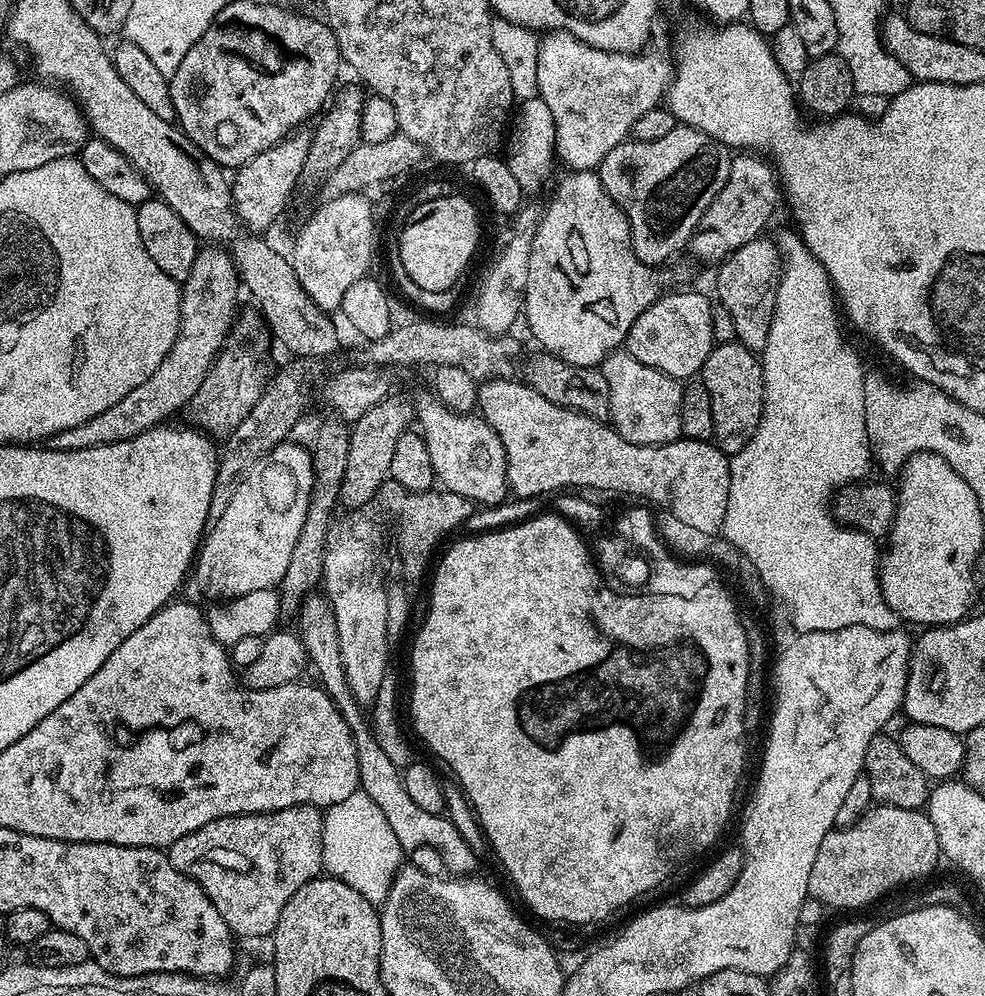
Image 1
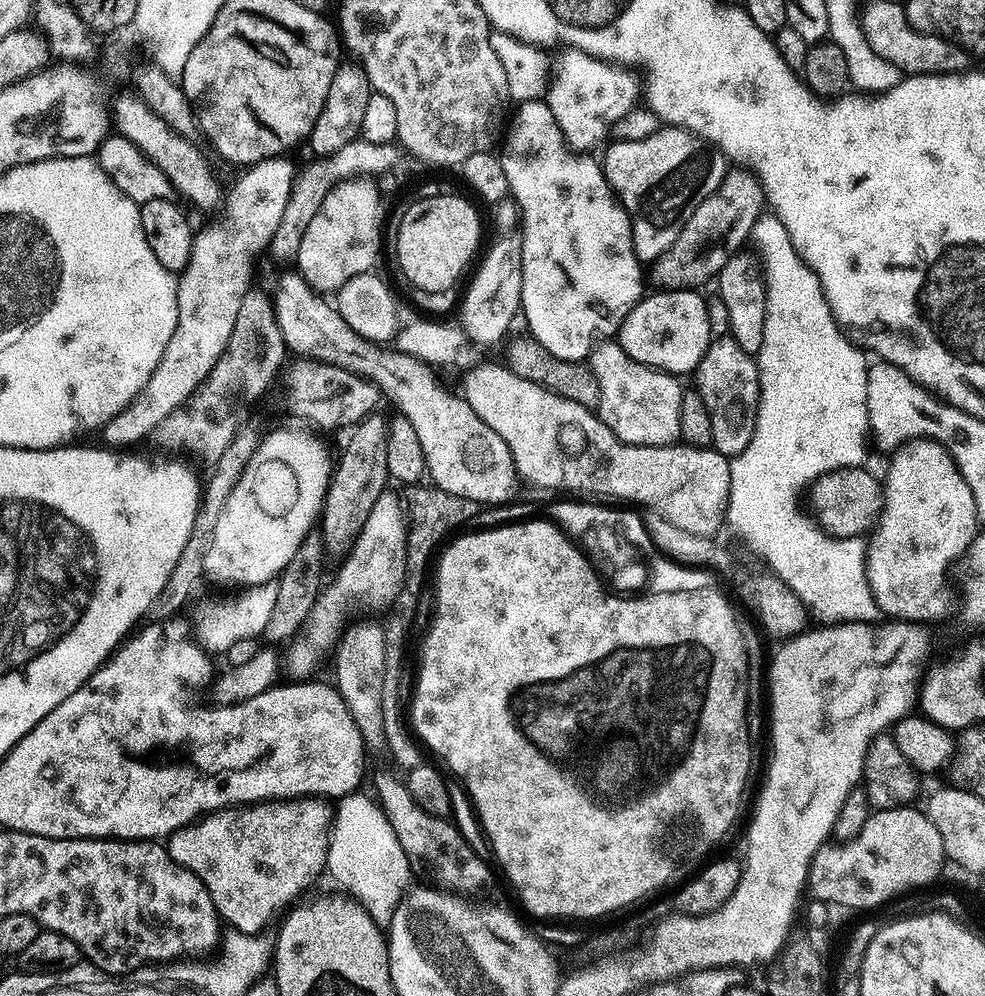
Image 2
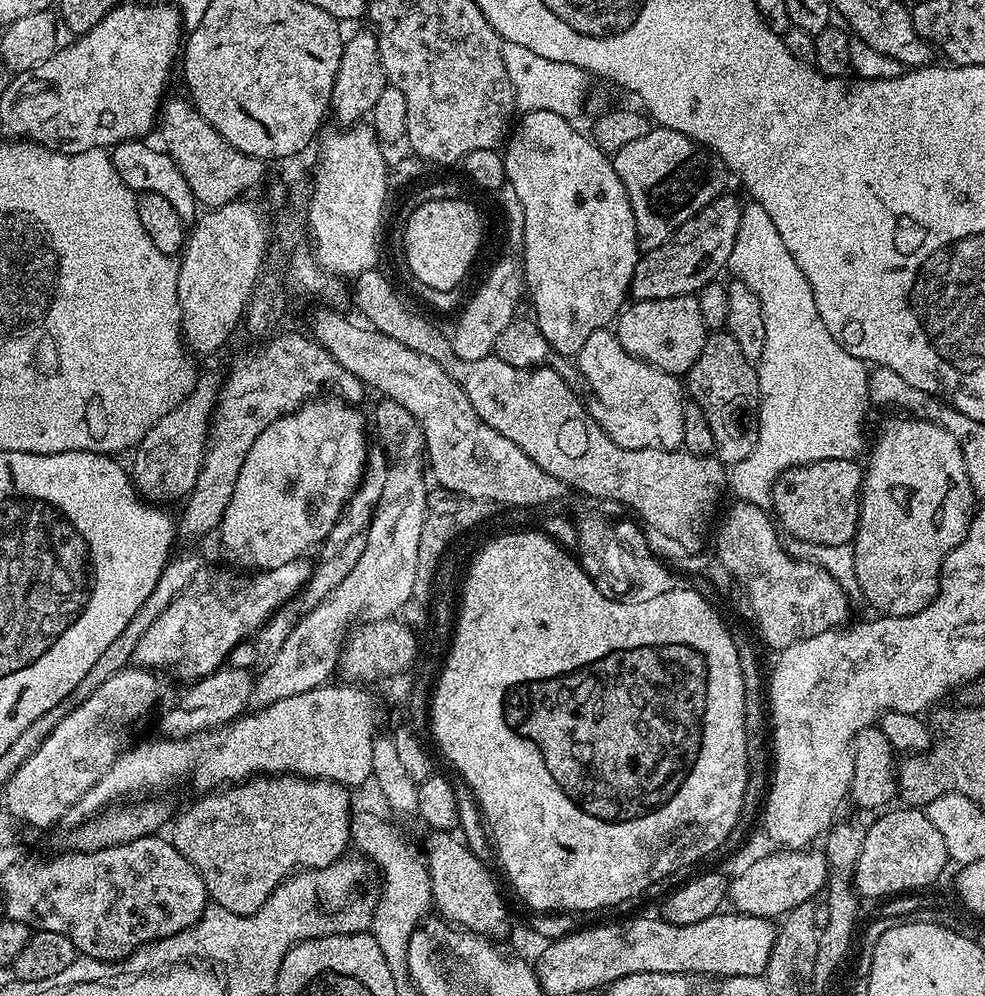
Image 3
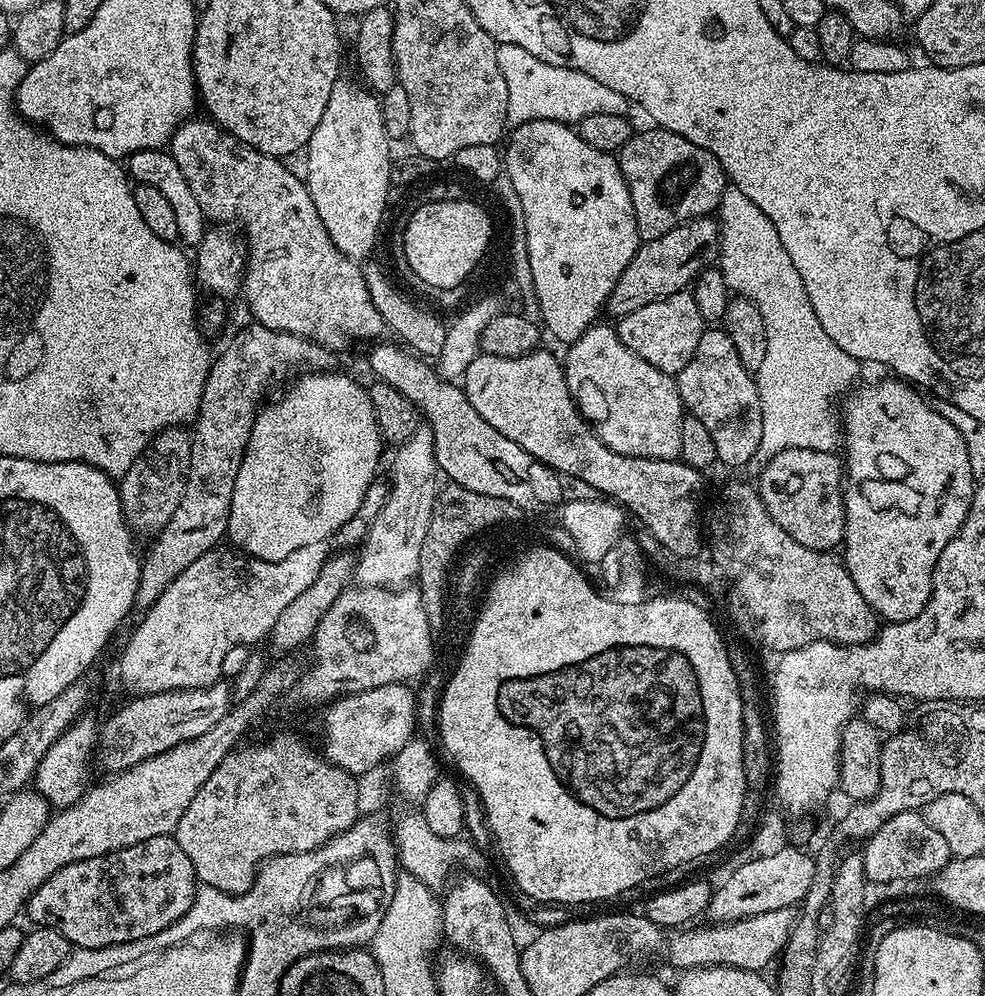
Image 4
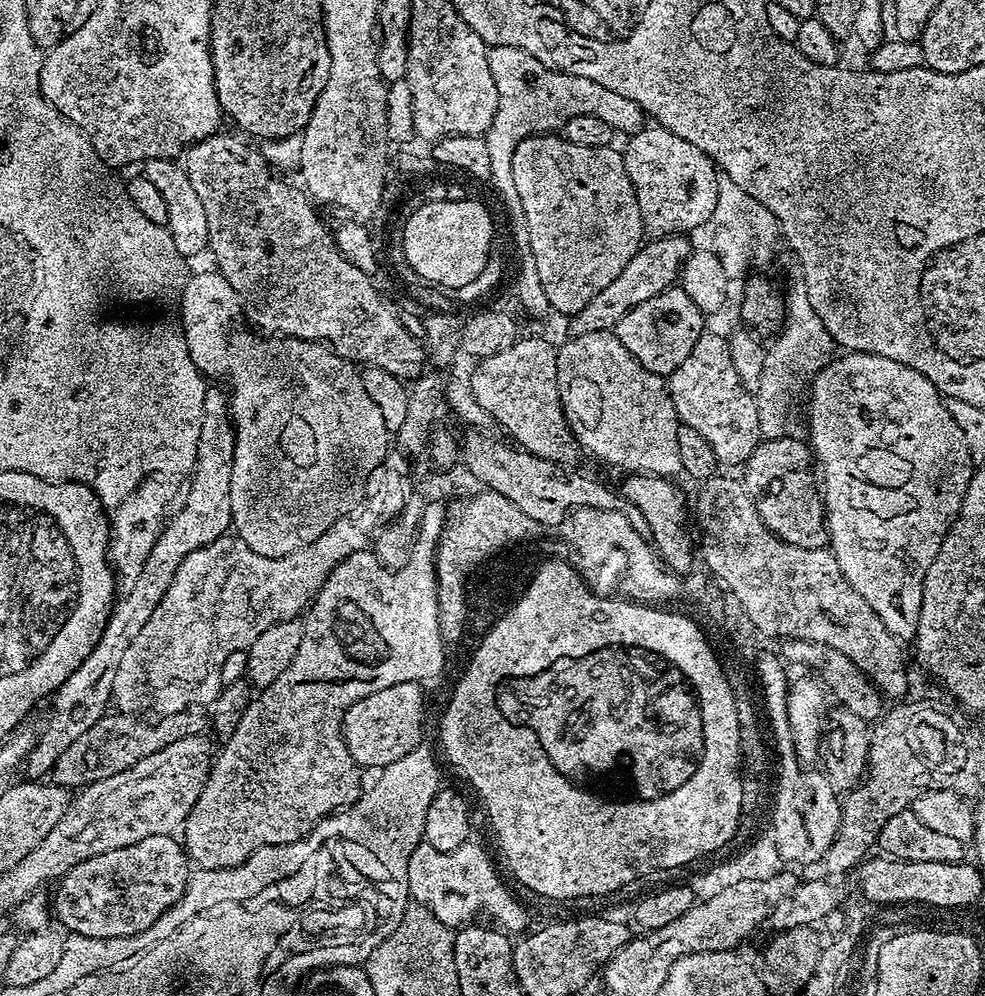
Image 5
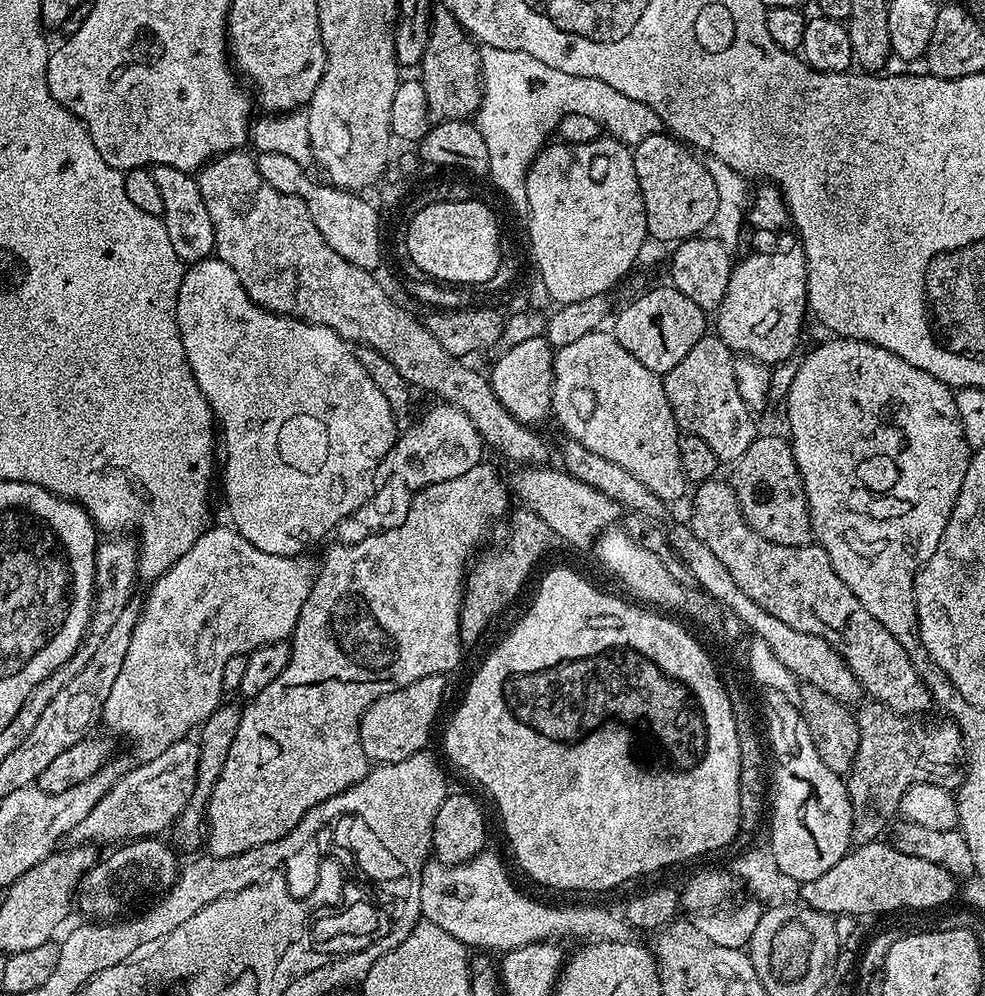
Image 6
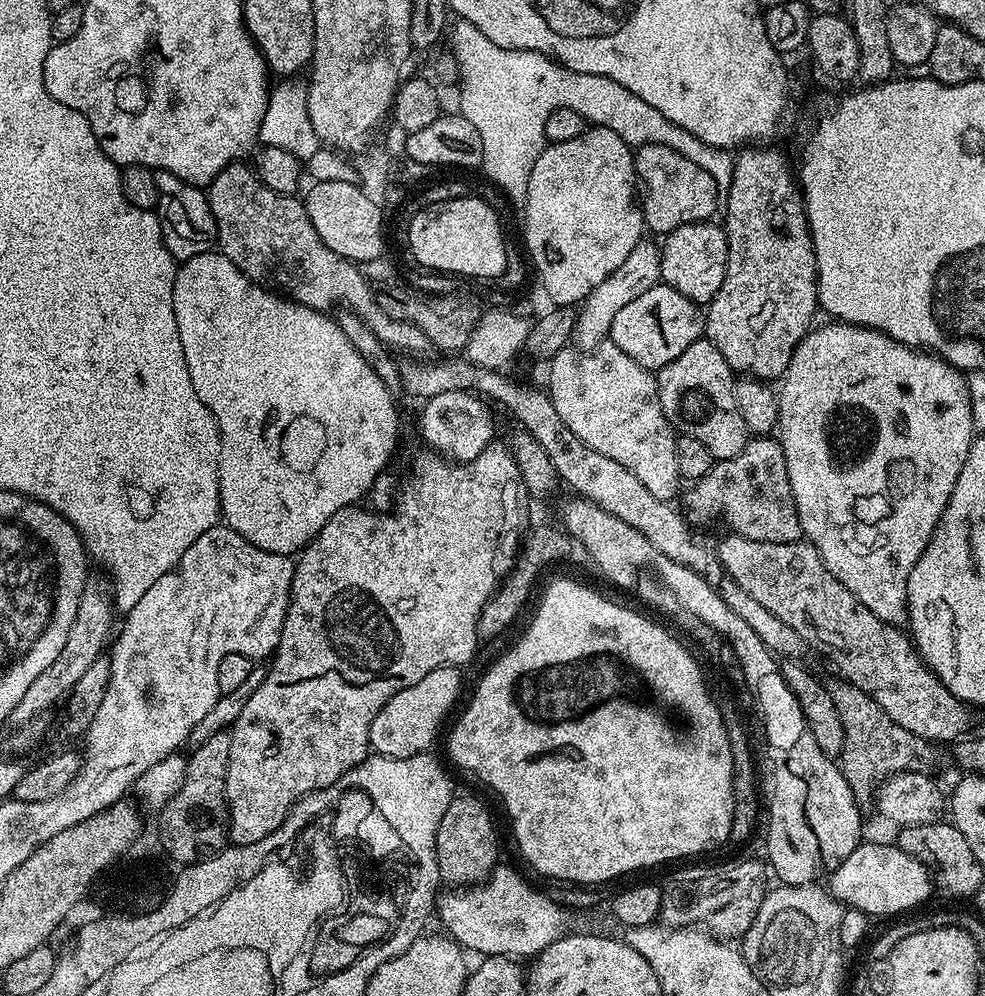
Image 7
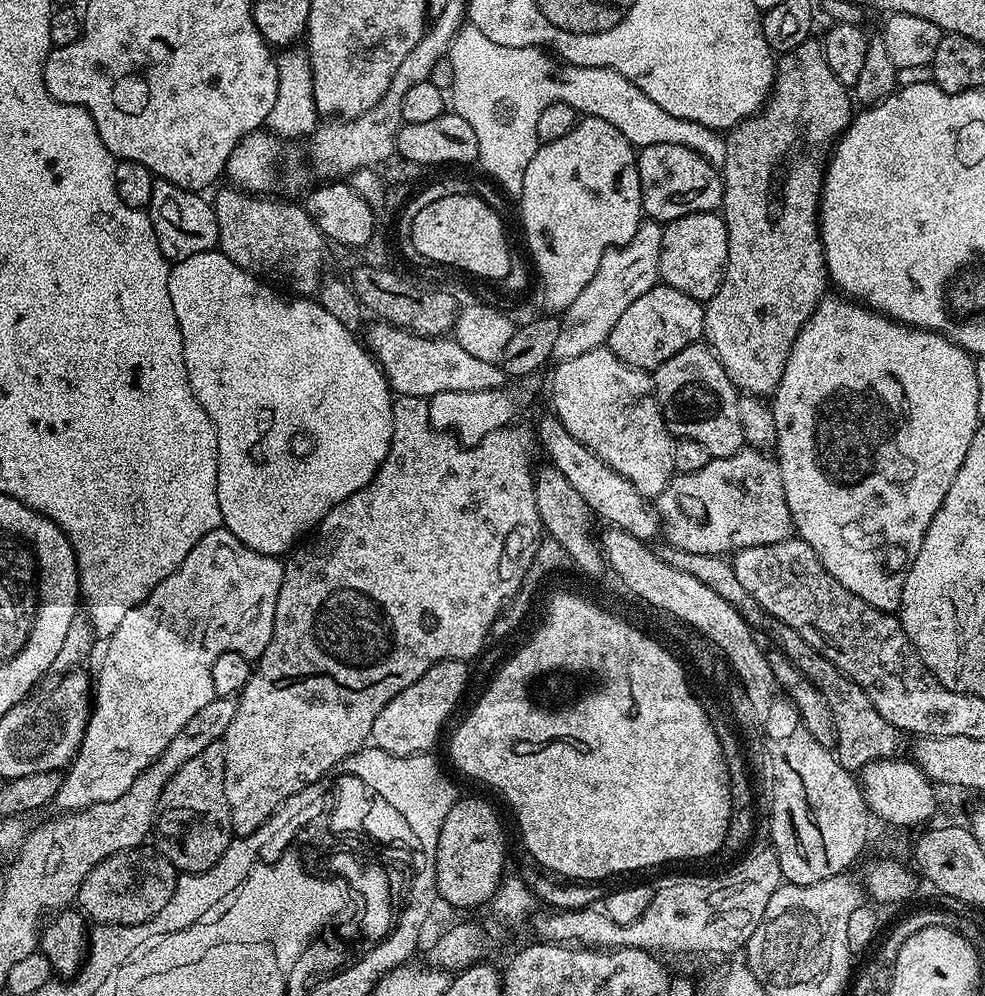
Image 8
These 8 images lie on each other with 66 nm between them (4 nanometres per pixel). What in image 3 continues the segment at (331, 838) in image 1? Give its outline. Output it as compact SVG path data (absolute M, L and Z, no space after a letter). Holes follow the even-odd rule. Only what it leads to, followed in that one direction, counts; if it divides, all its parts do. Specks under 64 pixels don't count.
M357 811L353 815L350 840L353 845L357 844L361 848L359 851L378 869L379 879L380 876L384 879L384 885L380 888L380 897L375 897L374 900L376 909L372 915L370 934L376 939L378 946L382 946L382 954L386 954L386 962L390 970L397 978L407 977L406 953L412 931L429 915L433 907L432 887L428 881L425 861L418 860L408 849L407 842L396 833L394 825L387 824L382 817L375 816L372 812Z

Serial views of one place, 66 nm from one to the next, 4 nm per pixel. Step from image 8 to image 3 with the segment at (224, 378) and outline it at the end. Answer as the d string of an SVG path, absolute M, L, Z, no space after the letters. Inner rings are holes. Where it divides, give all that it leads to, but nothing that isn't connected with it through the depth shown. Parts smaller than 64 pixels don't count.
M328 394L323 398L309 400L258 434L254 446L250 446L250 454L246 454L246 462L242 462L232 504L226 506L226 514L218 529L220 544L225 554L233 560L233 565L248 570L286 566L286 562L301 559L307 548L315 549L327 538L359 486L367 462L370 441L364 433L366 416L360 410L357 405Z

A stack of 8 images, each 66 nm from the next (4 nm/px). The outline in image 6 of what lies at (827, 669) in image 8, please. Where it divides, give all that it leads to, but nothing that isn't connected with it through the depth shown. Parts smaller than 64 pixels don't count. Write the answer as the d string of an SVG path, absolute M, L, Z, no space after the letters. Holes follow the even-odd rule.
M875 702L861 703L856 712L856 721L858 722L858 754L852 763L852 771L847 785L848 797L852 799L852 830L854 833L854 840L857 845L862 845L879 841L881 837L883 837L880 835L887 830L888 823L894 818L897 819L900 810L900 800L906 794L906 790L910 790L910 786L914 786L915 784L941 784L943 788L949 790L957 787L958 781L962 776L962 764L958 757L962 752L963 738L960 736L960 728L953 722L946 722L946 724L919 724L919 719L903 716L901 712L890 710L885 704L877 704Z

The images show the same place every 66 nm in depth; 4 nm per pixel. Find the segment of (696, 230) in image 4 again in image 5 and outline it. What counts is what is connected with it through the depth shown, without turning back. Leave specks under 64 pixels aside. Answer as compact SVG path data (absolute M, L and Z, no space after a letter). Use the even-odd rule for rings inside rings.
M684 234L652 238L641 244L634 258L626 262L622 274L618 274L618 278L614 278L614 282L610 282L606 290L598 290L598 294L594 294L594 298L590 298L590 302L586 302L586 306L567 321L569 333L572 336L581 336L615 329L618 321L626 314L630 314L634 306L642 306L646 298L654 298L654 294L662 294L679 281L680 270L688 261L688 255L692 251L694 249L689 237Z

